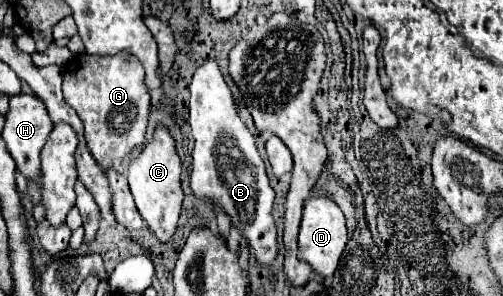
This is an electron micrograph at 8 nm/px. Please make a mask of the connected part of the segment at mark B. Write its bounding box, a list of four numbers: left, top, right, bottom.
[189,61,277,265]

